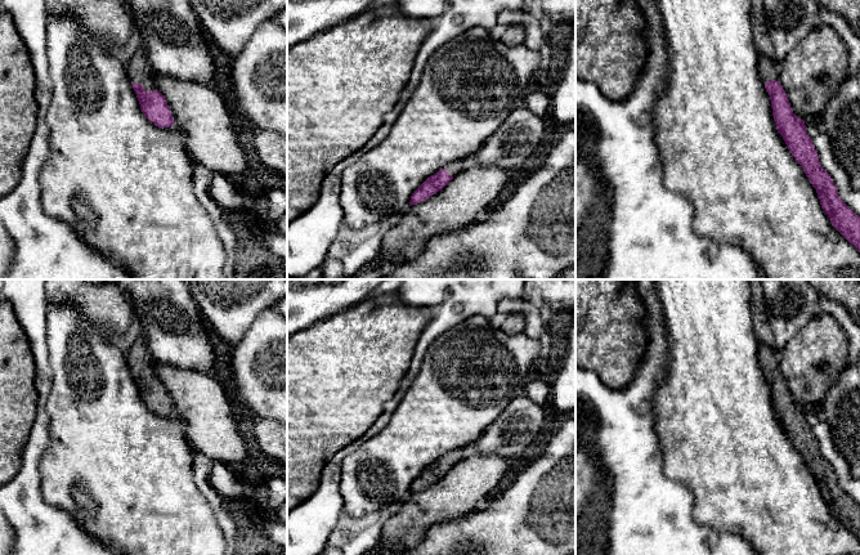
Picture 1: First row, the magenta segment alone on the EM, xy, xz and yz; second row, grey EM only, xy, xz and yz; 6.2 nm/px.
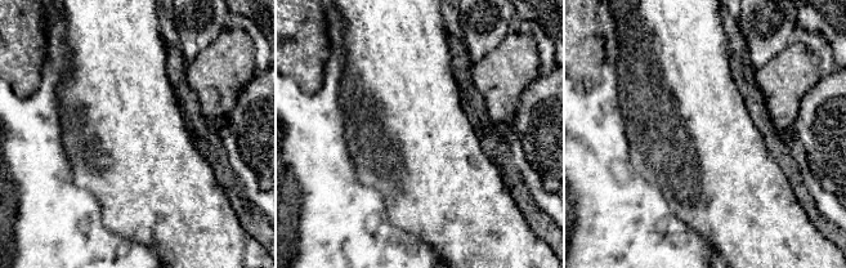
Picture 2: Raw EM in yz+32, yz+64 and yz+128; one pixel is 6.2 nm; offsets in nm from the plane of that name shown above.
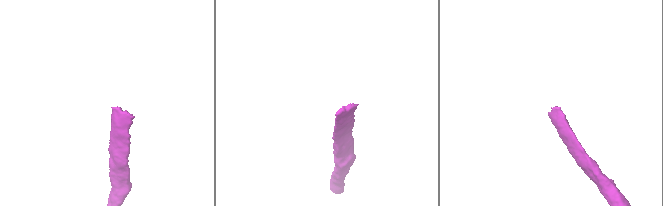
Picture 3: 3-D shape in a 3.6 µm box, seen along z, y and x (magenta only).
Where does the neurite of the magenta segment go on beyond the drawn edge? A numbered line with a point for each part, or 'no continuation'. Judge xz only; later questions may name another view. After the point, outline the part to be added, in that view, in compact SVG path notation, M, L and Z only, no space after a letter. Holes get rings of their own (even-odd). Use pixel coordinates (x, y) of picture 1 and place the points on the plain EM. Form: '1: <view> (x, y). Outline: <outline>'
1: xz (453, 457). Outline: M467 446L460 449L456 449L453 452L449 452L445 458L449 464L456 465L461 462L462 460L466 460L471 456L475 455L475 447L474 446Z

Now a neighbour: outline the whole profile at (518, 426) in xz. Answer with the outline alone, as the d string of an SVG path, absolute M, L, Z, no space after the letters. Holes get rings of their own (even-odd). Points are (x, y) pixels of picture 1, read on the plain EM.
M527 397L512 399L475 443L475 453L493 453L515 461L548 426L545 408Z

